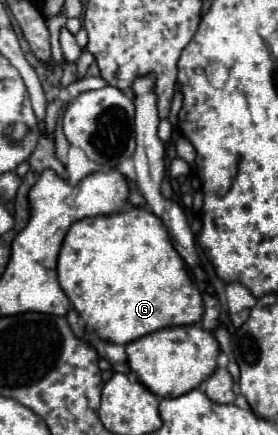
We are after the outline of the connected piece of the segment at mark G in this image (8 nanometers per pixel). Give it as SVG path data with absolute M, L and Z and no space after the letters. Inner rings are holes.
M143 207L73 223L59 253L57 273L85 325L111 343L127 345L163 327L193 325L205 311L201 289L173 249L163 221Z

